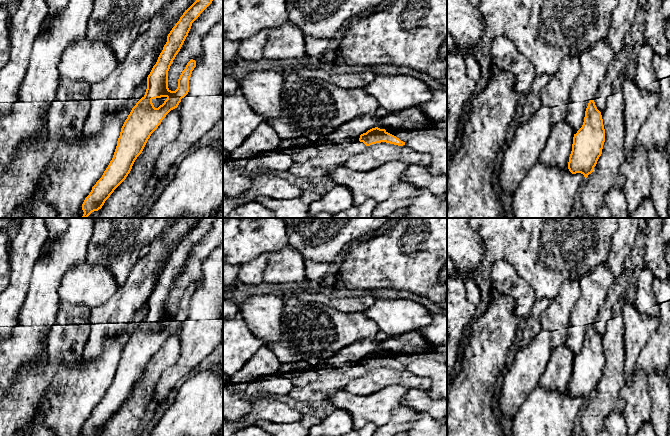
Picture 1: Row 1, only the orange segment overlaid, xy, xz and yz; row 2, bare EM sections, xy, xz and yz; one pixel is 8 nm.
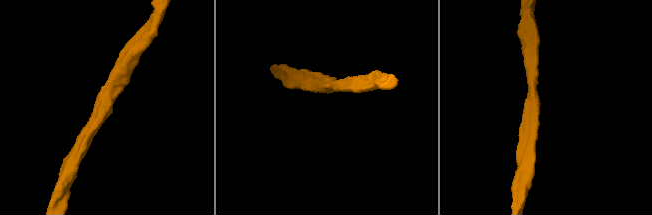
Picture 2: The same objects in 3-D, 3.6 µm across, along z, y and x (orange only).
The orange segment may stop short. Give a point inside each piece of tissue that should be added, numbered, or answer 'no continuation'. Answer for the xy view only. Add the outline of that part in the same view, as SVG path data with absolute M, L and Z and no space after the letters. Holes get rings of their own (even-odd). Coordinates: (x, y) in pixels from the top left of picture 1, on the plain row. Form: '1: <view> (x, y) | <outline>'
no continuation

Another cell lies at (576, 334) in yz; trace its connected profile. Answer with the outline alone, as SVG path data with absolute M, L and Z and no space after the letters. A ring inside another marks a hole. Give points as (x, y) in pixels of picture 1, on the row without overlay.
M607 264L596 266L580 278L581 297L572 309L566 342L574 358L582 351L588 327L595 324L613 281Z

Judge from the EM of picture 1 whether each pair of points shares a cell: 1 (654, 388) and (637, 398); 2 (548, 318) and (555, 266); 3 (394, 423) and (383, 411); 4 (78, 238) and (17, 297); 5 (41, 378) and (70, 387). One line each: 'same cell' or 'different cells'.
1: different cells
2: different cells
3: different cells
4: different cells
5: different cells

